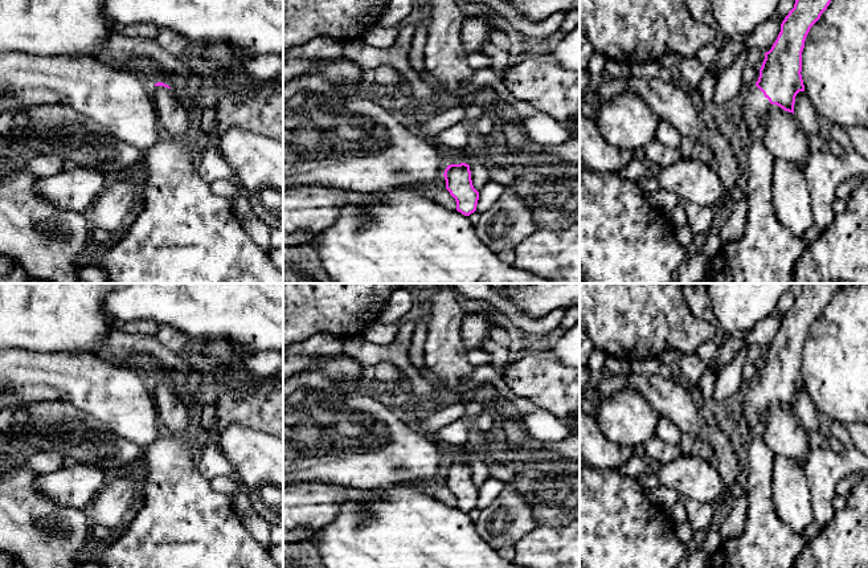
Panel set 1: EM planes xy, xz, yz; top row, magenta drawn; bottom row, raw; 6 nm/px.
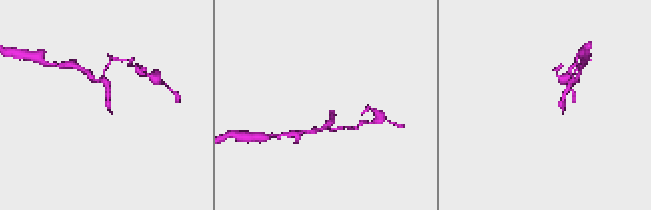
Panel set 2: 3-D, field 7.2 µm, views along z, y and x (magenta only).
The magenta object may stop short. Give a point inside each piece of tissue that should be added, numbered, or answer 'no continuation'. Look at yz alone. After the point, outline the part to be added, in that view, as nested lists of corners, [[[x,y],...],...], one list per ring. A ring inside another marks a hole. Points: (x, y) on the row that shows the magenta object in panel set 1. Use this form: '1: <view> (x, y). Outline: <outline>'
1: yz (752, 107). Outline: [[[753,86],[745,90],[736,103],[734,117],[732,120],[732,134],[737,143],[748,143],[756,136],[771,103],[763,93]]]

